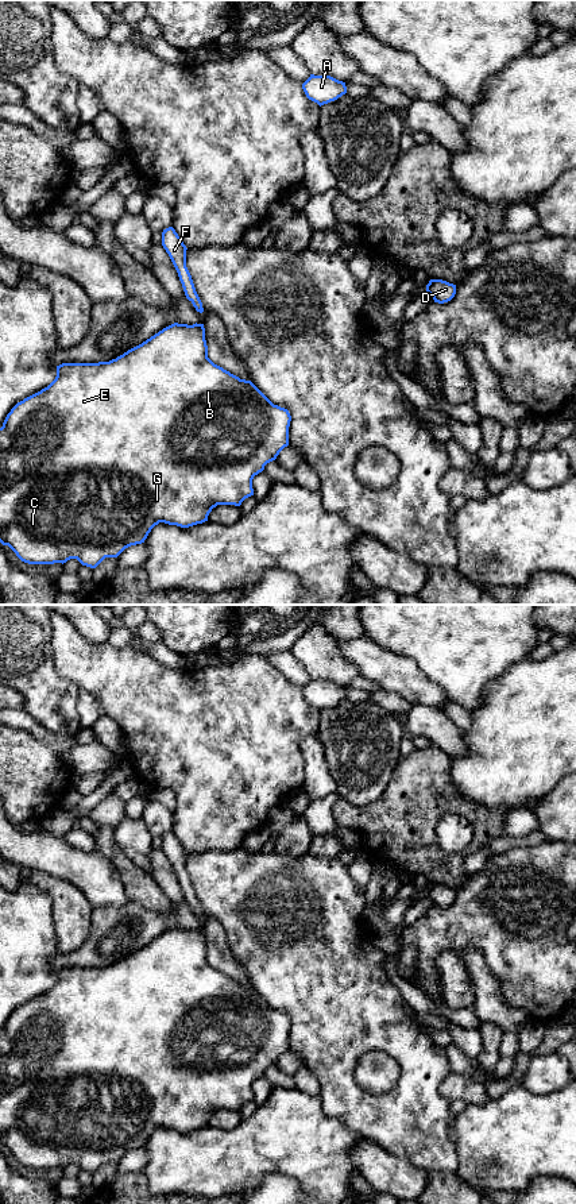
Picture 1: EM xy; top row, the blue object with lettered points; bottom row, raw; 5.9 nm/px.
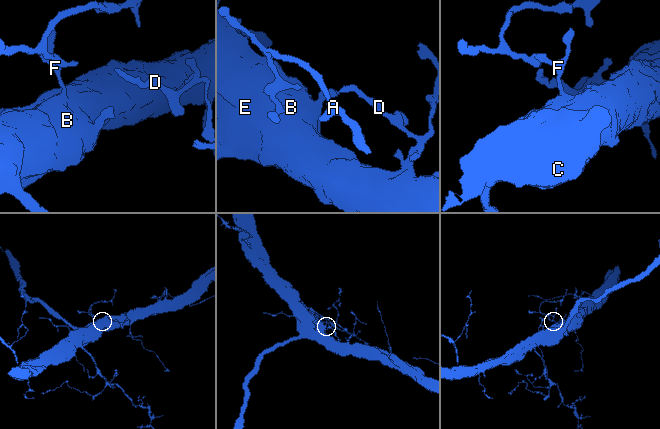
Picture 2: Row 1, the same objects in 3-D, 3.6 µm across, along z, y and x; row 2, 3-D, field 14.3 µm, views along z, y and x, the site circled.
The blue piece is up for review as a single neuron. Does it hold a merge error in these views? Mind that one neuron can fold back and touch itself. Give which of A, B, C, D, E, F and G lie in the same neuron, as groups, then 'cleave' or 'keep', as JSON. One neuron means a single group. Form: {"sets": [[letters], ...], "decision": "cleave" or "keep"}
{"sets": [["A", "B", "C", "D", "E", "F", "G"]], "decision": "keep"}

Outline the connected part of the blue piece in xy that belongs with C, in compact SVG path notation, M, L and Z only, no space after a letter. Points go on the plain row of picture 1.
M174 927L109 966L62 968L57 970L55 984L18 1007L0 1033L0 1147L28 1169L63 1169L77 1164L82 1170L96 1173L105 1162L117 1162L125 1153L144 1147L159 1127L181 1132L202 1128L217 1110L240 1111L254 1100L254 1081L289 1050L290 1026L289 1015L274 1010L251 985L240 984L208 962L204 929Z

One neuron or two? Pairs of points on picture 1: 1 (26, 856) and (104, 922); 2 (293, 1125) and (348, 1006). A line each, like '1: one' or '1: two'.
1: two
2: two

